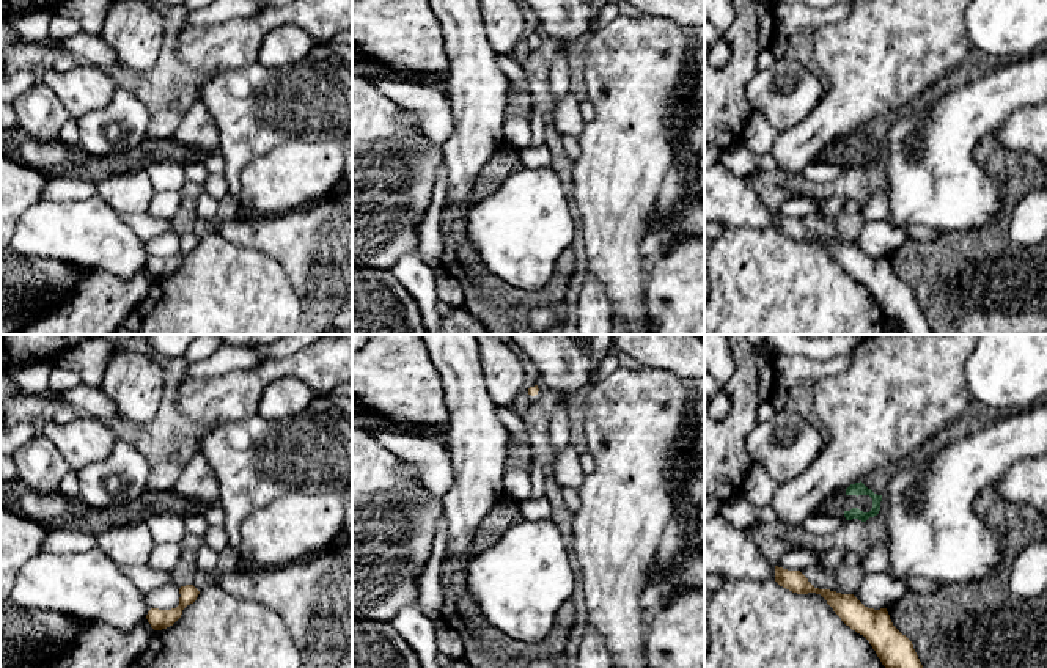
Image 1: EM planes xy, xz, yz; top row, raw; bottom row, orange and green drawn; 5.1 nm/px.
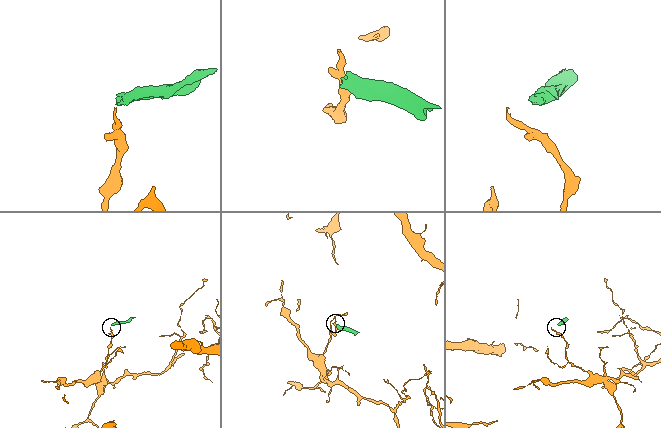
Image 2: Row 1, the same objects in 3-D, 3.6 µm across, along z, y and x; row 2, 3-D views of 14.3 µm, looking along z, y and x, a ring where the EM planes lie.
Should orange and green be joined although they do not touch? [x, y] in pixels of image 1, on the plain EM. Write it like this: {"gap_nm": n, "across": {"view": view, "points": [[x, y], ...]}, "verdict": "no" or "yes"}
{"gap_nm": 360, "across": {"view": "yz", "points": [[799, 219], [846, 167]]}, "verdict": "no"}

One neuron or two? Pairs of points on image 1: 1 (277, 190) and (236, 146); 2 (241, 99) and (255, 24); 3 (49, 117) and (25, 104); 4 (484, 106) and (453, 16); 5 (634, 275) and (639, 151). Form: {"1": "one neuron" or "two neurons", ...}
{"1": "two neurons", "2": "two neurons", "3": "one neuron", "4": "one neuron", "5": "one neuron"}

